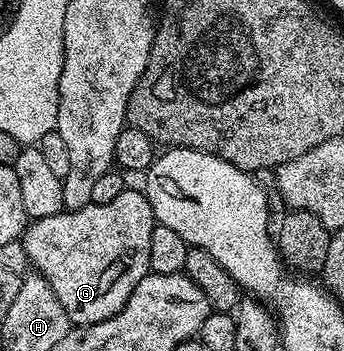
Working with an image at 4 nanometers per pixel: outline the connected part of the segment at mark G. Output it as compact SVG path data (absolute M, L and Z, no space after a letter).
M127 187L110 203L90 204L80 209L68 209L57 215L34 218L26 226L21 240L34 272L40 273L49 287L53 287L53 295L57 295L61 307L65 307L65 315L69 315L72 326L82 327L101 323L121 311L133 287L141 283L141 279L151 268L149 235L153 235L156 224L146 192L139 190L138 193Z

